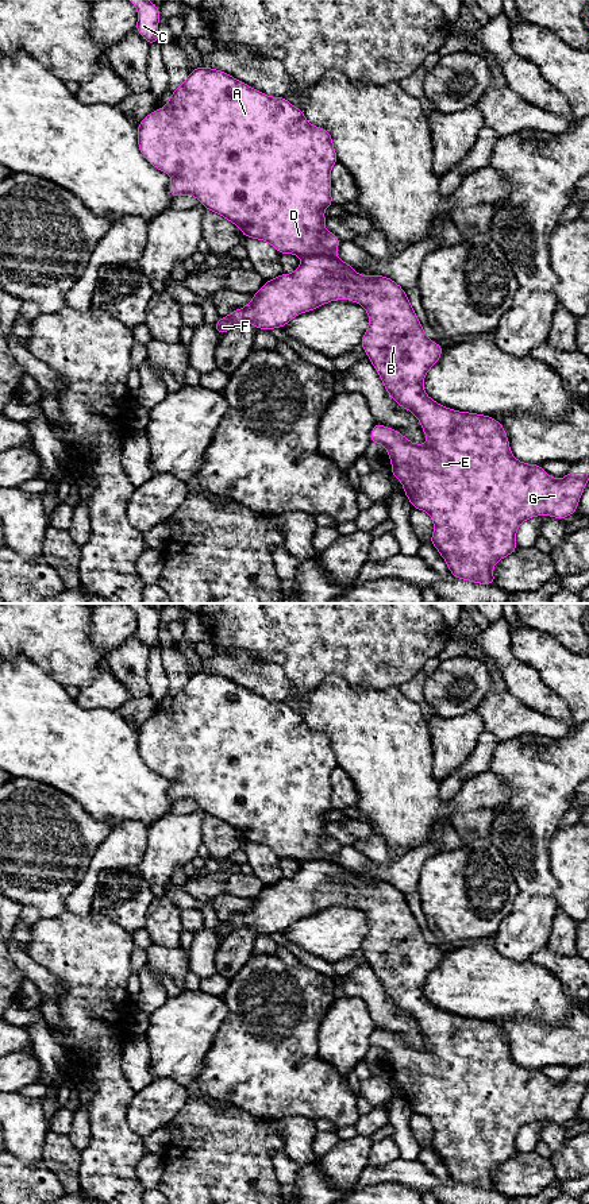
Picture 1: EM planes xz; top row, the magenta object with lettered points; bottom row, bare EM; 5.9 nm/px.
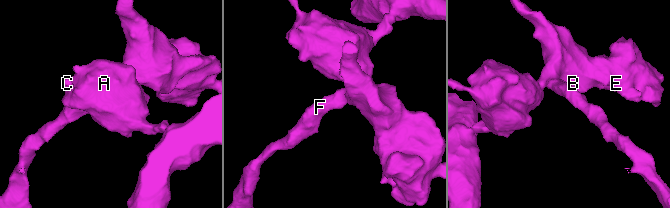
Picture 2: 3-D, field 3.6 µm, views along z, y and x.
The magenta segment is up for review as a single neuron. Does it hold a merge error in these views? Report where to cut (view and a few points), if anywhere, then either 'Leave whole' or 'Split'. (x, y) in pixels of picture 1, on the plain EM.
Split along xz (335, 861), (305, 861), (303, 864). Split

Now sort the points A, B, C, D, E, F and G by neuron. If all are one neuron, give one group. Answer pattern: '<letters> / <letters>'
A C D / B E F G

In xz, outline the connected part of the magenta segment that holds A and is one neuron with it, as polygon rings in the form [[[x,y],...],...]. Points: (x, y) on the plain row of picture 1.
[[[199,671],[193,674],[185,687],[172,698],[168,709],[161,714],[149,718],[136,733],[138,752],[142,760],[154,772],[173,783],[169,790],[169,798],[173,803],[185,799],[195,800],[208,815],[212,815],[235,829],[245,842],[267,846],[280,858],[293,858],[301,864],[308,861],[336,863],[340,844],[324,833],[327,822],[323,819],[324,814],[334,809],[331,802],[331,772],[338,767],[338,763],[332,742],[327,734],[312,730],[305,723],[304,717],[293,711],[288,703],[270,702],[224,676]]]

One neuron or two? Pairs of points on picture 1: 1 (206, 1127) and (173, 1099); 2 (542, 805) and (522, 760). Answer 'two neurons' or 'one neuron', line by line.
1: two neurons
2: one neuron

